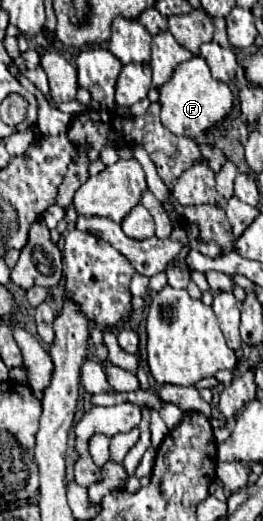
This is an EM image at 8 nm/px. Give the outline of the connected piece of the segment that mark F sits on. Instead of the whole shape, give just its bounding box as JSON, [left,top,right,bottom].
[159,55,233,137]

